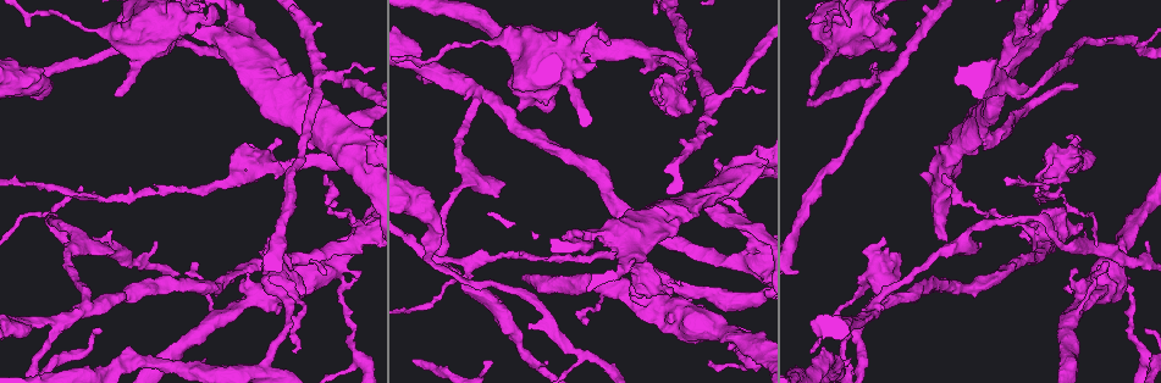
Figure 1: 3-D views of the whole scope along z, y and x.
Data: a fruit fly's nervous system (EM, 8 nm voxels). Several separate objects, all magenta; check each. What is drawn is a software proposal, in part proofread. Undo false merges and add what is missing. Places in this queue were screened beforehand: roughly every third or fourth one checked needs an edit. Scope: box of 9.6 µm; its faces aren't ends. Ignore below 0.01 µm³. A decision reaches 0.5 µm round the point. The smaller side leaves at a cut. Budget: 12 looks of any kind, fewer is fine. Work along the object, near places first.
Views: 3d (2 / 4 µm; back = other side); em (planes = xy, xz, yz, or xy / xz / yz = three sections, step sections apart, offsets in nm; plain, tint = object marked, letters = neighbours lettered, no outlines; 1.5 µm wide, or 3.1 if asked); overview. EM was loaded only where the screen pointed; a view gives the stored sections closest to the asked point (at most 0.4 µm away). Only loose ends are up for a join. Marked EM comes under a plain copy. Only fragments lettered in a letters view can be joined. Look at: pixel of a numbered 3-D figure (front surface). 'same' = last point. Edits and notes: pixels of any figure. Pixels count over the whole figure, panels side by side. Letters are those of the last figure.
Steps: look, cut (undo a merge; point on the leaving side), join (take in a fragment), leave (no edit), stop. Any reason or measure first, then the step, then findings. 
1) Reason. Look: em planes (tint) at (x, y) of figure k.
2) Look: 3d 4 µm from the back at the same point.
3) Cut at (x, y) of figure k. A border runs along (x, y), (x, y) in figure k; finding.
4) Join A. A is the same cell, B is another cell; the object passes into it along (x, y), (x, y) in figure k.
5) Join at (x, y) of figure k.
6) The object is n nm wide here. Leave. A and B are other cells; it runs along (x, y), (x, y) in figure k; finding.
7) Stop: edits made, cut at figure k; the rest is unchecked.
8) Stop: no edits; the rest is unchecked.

An open end. Look: 3d 4 µm from the back at (813, 349) of figure 1.

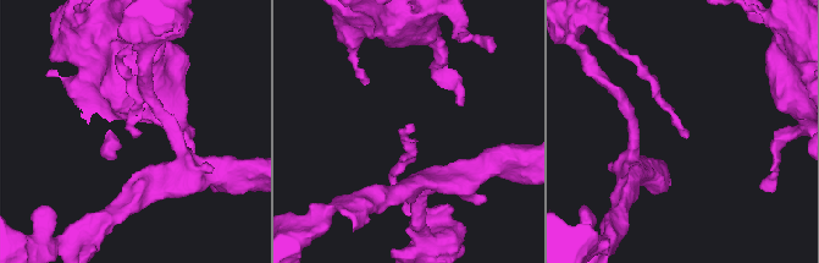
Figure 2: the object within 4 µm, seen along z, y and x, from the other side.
Shape alone is not enough. Look: em xz step 8 (tint) at (414, 129) of figure 2.

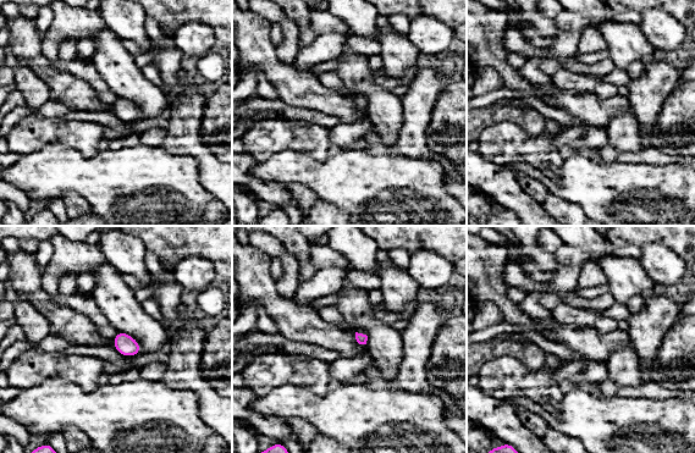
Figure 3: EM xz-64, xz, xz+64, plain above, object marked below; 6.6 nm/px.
Look: em planes (letters) at the same point.

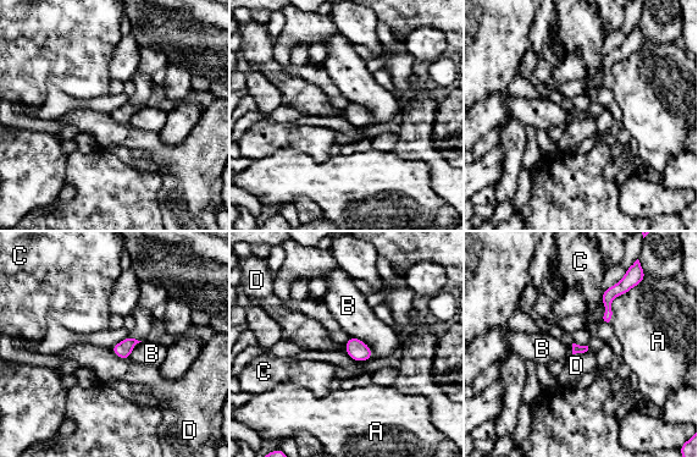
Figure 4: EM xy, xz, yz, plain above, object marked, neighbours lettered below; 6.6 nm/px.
Leave. A, B, C and D are other cells; a border runs along (110, 348), (117, 356), (128, 359) in figure 4; no lettered fragment goes on from it.

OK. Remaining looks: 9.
Branch point. Look: 3d 4 µm at (280, 289) of figure 1.

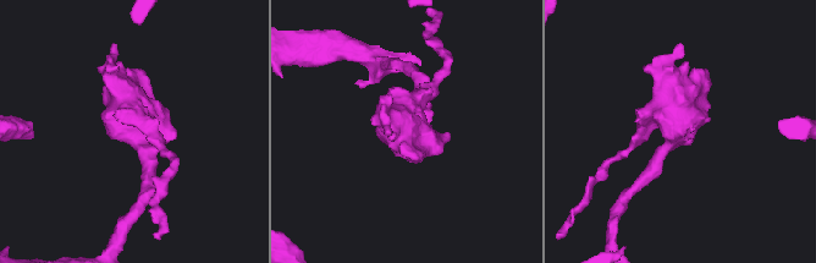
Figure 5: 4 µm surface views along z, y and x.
Look: em yz step 4 (letters) at (681, 128) of figure 5.

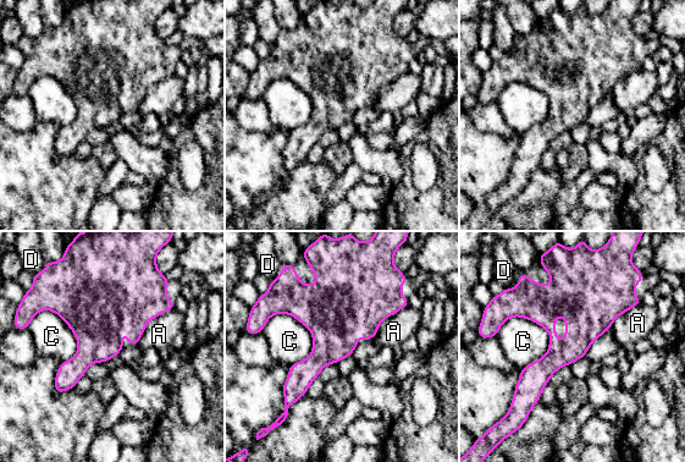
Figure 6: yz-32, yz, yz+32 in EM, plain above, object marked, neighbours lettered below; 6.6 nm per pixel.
The longest contact is with C, 360 nm. Leave. A, C and D are other cells; a border runs along (173, 308), (150, 319), (137, 344) in figure 6; one neuron here.

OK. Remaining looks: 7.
Abrupt turn. Look: 3d 4 µm from the back at (481, 95) of figure 1.

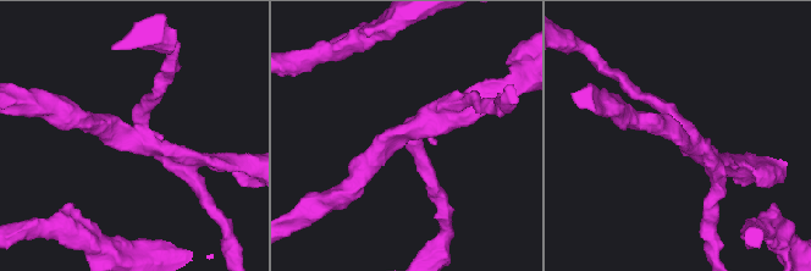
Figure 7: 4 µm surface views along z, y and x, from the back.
3 arms meet here; the arms are 200, 260, 280 nm wide; shape alone is not enough. Look: em planes (tint) at (135, 134) of figure 7.

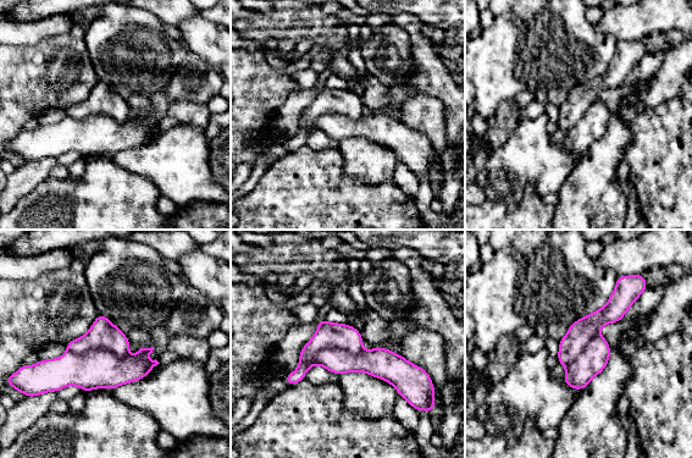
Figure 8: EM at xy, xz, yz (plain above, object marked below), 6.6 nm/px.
See the neighbours. Look: em planes (letters) at the same point.

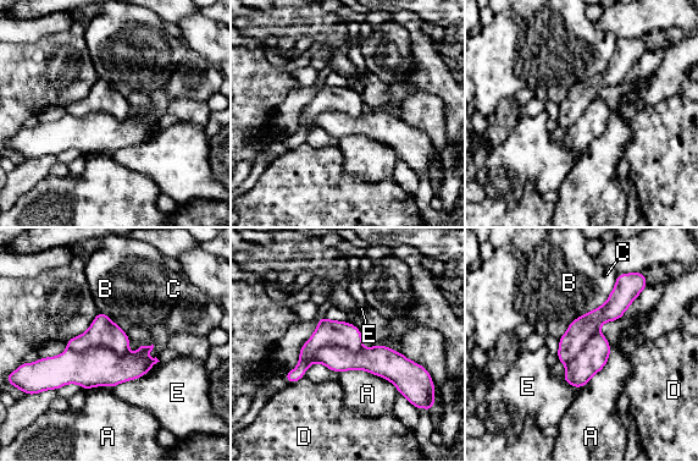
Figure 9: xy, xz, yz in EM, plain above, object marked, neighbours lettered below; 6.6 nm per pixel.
Cut at (103, 331) of figure 9. A, B, C, D and E are other cells; the part that leaves runs along (619, 282), (619, 297), (561, 358) in figure 9; a second neuron is stuck on.

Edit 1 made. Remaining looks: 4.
See it whole again. Look: overview.

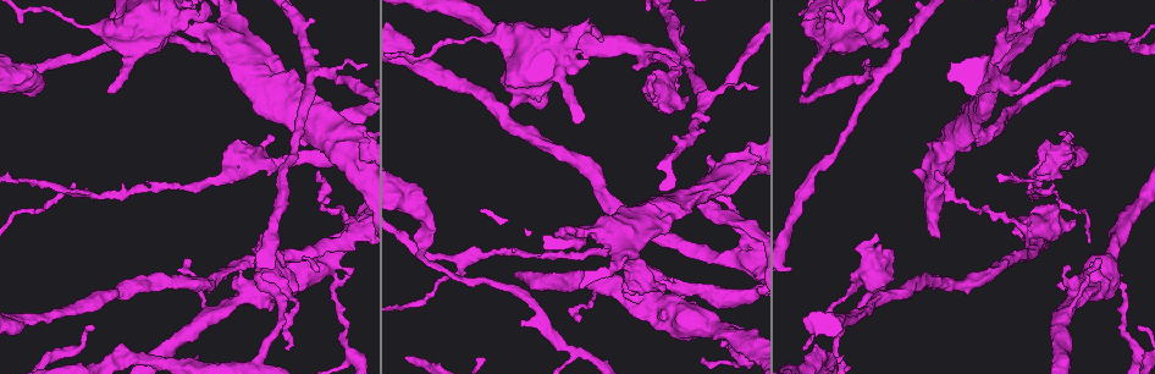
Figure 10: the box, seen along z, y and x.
Branch stops here. Look: 3d 4 µm at (804, 93) of figure 10.

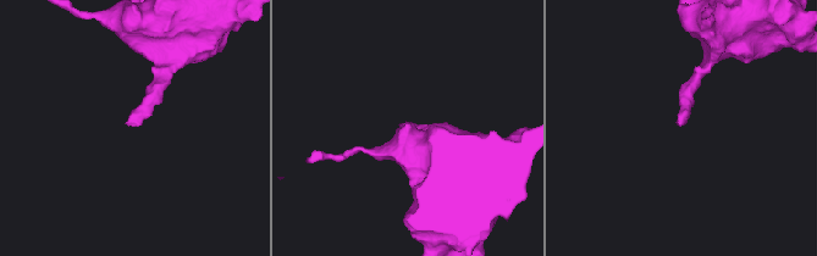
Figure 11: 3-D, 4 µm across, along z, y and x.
Shape alone is not enough. Look: em planes (tint) at (680, 125) of figure 11.

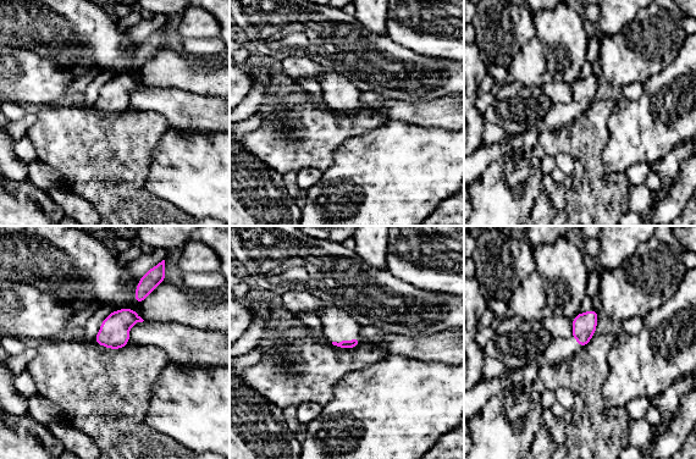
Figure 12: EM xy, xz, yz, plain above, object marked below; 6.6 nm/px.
What lies round it. Look: em planes (letters) at the same point.

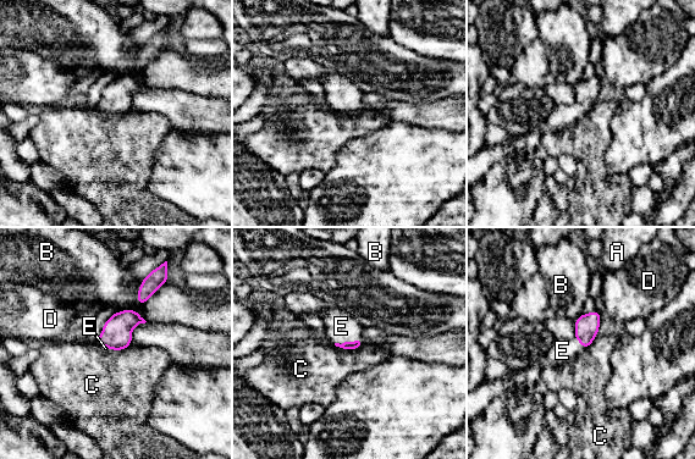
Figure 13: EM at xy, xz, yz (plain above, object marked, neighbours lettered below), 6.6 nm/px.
Join E. E is the same cell, A, B, C and D are other cells; the object passes into it along (351, 346), (347, 342), (341, 326) in figure 13; the neuron continues.

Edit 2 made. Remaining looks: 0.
Stop: edits made, cut at figure 9, join at figure 13; the rest is unchecked.

